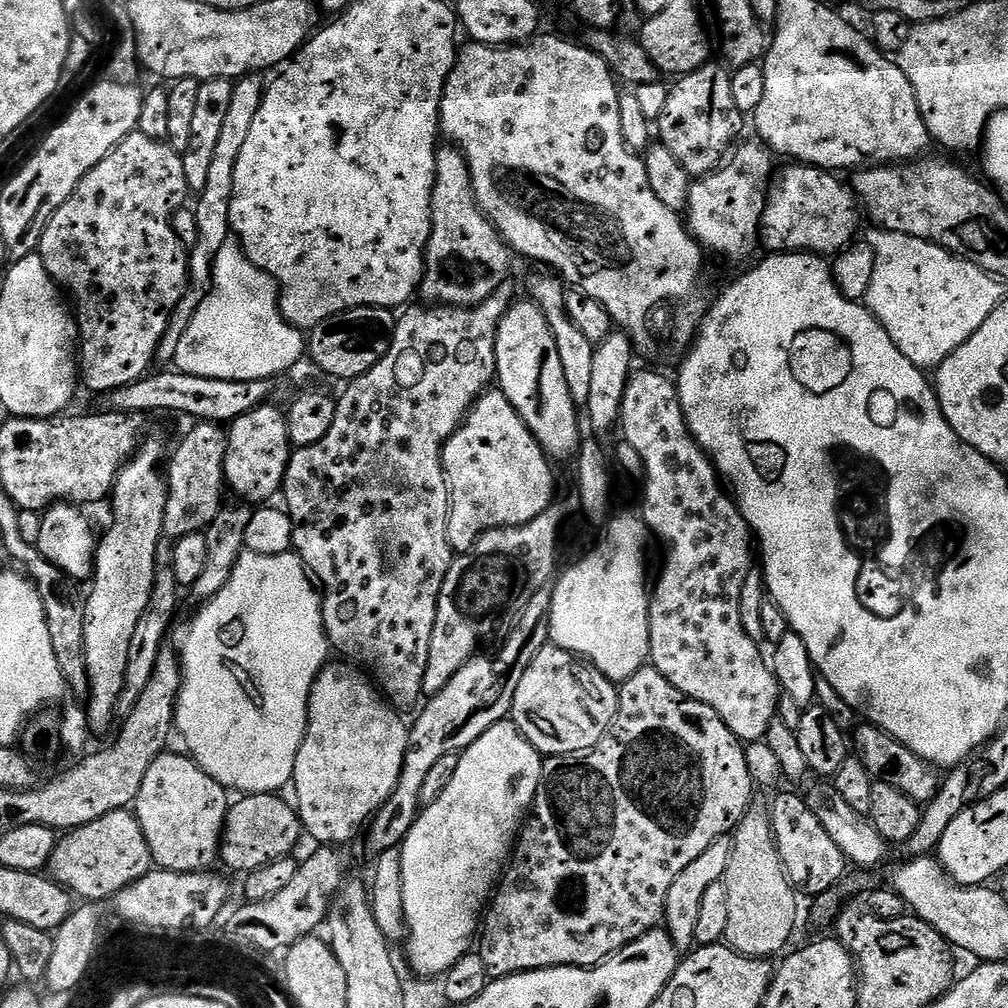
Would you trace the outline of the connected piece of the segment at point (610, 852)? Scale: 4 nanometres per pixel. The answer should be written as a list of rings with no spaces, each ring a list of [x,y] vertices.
[[[651,666],[639,668],[630,679],[623,681],[618,688],[620,707],[608,733],[596,743],[595,748],[574,756],[550,756],[544,760],[544,769],[540,785],[536,791],[536,802],[530,809],[530,815],[519,833],[506,868],[506,878],[499,881],[490,907],[482,920],[482,931],[478,936],[478,951],[482,962],[486,962],[489,977],[513,976],[519,972],[533,972],[539,968],[595,968],[602,961],[608,960],[616,952],[622,951],[627,944],[632,944],[652,931],[664,919],[666,893],[670,885],[694,858],[700,857],[710,842],[735,833],[740,820],[753,807],[752,791],[754,785],[750,778],[750,769],[746,766],[745,745],[718,718],[710,706],[683,696],[658,670]]]

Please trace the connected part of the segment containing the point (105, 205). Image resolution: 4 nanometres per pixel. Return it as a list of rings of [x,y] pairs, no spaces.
[[[135,131],[131,132],[118,147],[110,150],[110,154],[106,154],[106,158],[102,158],[102,162],[98,162],[98,166],[94,166],[94,170],[90,170],[86,178],[82,178],[82,182],[78,182],[74,194],[70,194],[70,198],[66,198],[66,202],[62,202],[62,206],[58,206],[58,210],[50,218],[40,239],[38,255],[52,276],[52,281],[63,289],[74,309],[78,329],[78,376],[83,387],[85,384],[90,391],[107,394],[149,375],[151,368],[148,367],[156,360],[156,351],[168,329],[168,320],[178,306],[178,302],[183,298],[184,291],[188,289],[189,249],[184,248],[182,242],[178,242],[178,234],[174,234],[172,229],[172,215],[179,208],[185,207],[187,200],[184,199],[189,199],[189,196],[181,153],[175,152],[165,141],[154,140],[142,132]]]

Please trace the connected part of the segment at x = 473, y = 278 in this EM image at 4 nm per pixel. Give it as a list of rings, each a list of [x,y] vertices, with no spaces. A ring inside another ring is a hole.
[[[455,146],[437,147],[436,150],[436,177],[434,178],[434,190],[432,191],[432,229],[430,230],[430,238],[428,239],[428,248],[424,252],[424,278],[420,282],[418,296],[425,305],[428,306],[447,306],[449,308],[473,308],[476,304],[482,303],[486,298],[490,298],[498,290],[498,286],[505,283],[508,277],[508,256],[510,257],[510,249],[505,244],[503,238],[497,232],[496,228],[489,222],[487,216],[478,205],[476,205],[476,195],[472,189],[472,179],[470,178],[470,170],[466,158],[460,153],[459,148]]]

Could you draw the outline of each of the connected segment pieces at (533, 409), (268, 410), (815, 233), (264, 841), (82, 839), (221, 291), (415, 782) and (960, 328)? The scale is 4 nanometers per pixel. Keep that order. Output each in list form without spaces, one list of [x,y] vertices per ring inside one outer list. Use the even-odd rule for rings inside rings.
[[[517,299],[508,308],[507,314],[502,318],[496,335],[496,380],[499,391],[514,410],[526,422],[528,429],[534,434],[534,438],[542,446],[542,450],[553,461],[568,460],[579,453],[582,443],[580,436],[580,420],[576,417],[578,405],[570,398],[570,386],[566,386],[566,374],[562,374],[562,361],[558,358],[558,346],[554,342],[554,334],[546,322],[538,305],[533,304],[531,299]]]
[[[275,403],[259,404],[250,414],[242,414],[242,418],[232,421],[227,429],[228,449],[226,450],[224,478],[229,489],[237,492],[241,501],[252,506],[260,506],[272,495],[279,493],[284,487],[284,475],[288,469],[290,445],[288,443],[288,418],[283,407],[275,408]]]
[[[788,166],[784,173],[777,175],[775,179],[771,181],[770,184],[770,195],[767,197],[766,203],[764,205],[764,217],[760,219],[760,237],[759,243],[761,245],[765,244],[768,247],[767,251],[769,253],[775,252],[811,252],[813,254],[835,254],[837,252],[844,251],[845,248],[849,247],[853,243],[852,240],[856,236],[856,231],[860,228],[860,216],[862,220],[862,205],[856,198],[855,192],[852,191],[851,187],[847,183],[844,184],[839,180],[839,175],[833,174],[831,171],[814,168],[811,166]]]
[[[254,792],[244,794],[239,797],[240,800],[231,805],[224,819],[224,832],[220,836],[220,854],[219,863],[225,864],[232,872],[247,874],[266,866],[270,862],[278,862],[282,858],[292,856],[295,848],[300,844],[302,837],[302,825],[300,822],[300,813],[291,803],[283,800],[283,795],[273,794],[271,792]]]
[[[125,810],[111,812],[86,826],[63,833],[56,841],[56,849],[50,854],[46,872],[56,883],[67,888],[73,897],[84,902],[101,902],[100,900],[111,901],[126,886],[138,882],[147,872],[153,871],[153,868],[150,846],[146,846],[146,836],[142,834],[142,826],[131,811]]]
[[[229,238],[222,250],[218,250],[218,258],[214,258],[212,288],[198,306],[194,318],[190,318],[190,326],[186,326],[186,334],[182,334],[182,342],[178,342],[175,367],[181,372],[202,378],[272,380],[283,372],[290,371],[305,356],[305,333],[288,323],[281,314],[276,281],[258,266],[254,266],[254,262],[250,262],[239,240]]]
[[[547,587],[538,589],[525,604],[519,622],[507,633],[500,653],[497,656],[473,656],[440,693],[427,701],[428,705],[425,703],[419,709],[420,717],[417,718],[416,725],[413,723],[410,728],[408,753],[404,759],[402,774],[398,778],[398,786],[394,786],[394,794],[386,798],[386,802],[377,810],[366,828],[368,848],[373,854],[391,848],[399,849],[403,844],[406,834],[422,811],[422,782],[426,782],[426,777],[430,775],[430,766],[435,766],[441,758],[446,758],[446,754],[463,752],[474,742],[478,742],[478,738],[482,738],[482,734],[486,734],[490,726],[511,713],[514,690],[518,690],[522,674],[526,674],[538,650],[549,643],[548,615],[551,609],[551,591]]]
[[[872,231],[876,232],[869,234],[866,244],[872,249],[874,274],[870,277],[866,307],[884,327],[894,346],[898,346],[898,350],[902,350],[902,354],[906,354],[906,358],[910,358],[916,368],[935,370],[944,359],[954,354],[954,350],[958,350],[958,346],[973,336],[978,326],[986,322],[986,318],[990,318],[1000,301],[1005,299],[1005,285],[997,277],[981,270],[977,264],[971,264],[964,257],[955,256],[937,244],[897,232]]]

